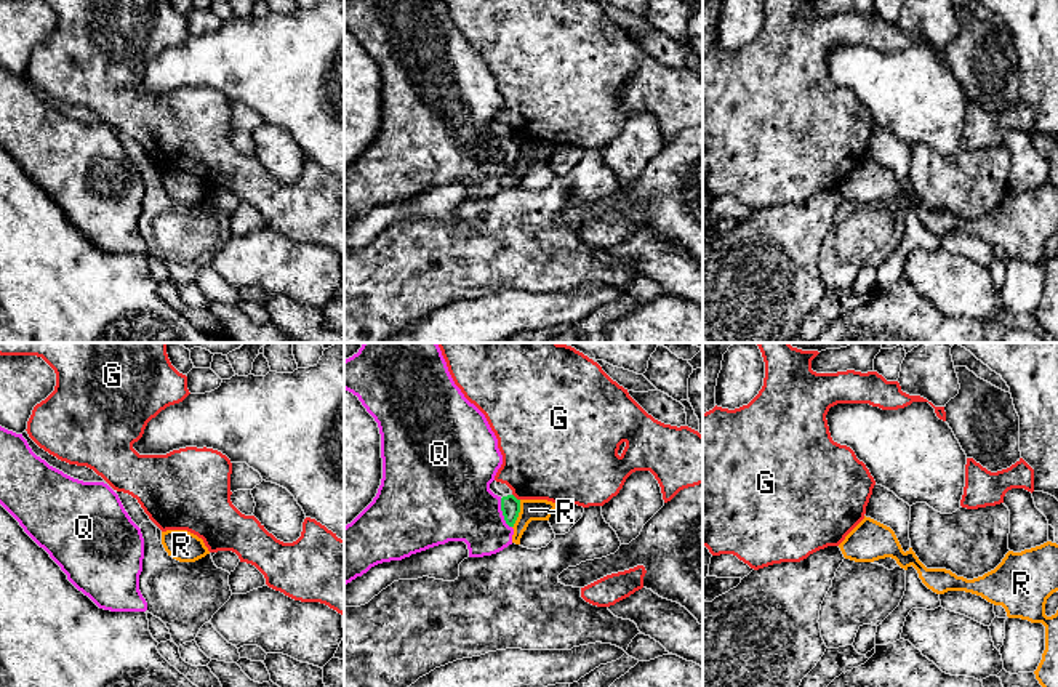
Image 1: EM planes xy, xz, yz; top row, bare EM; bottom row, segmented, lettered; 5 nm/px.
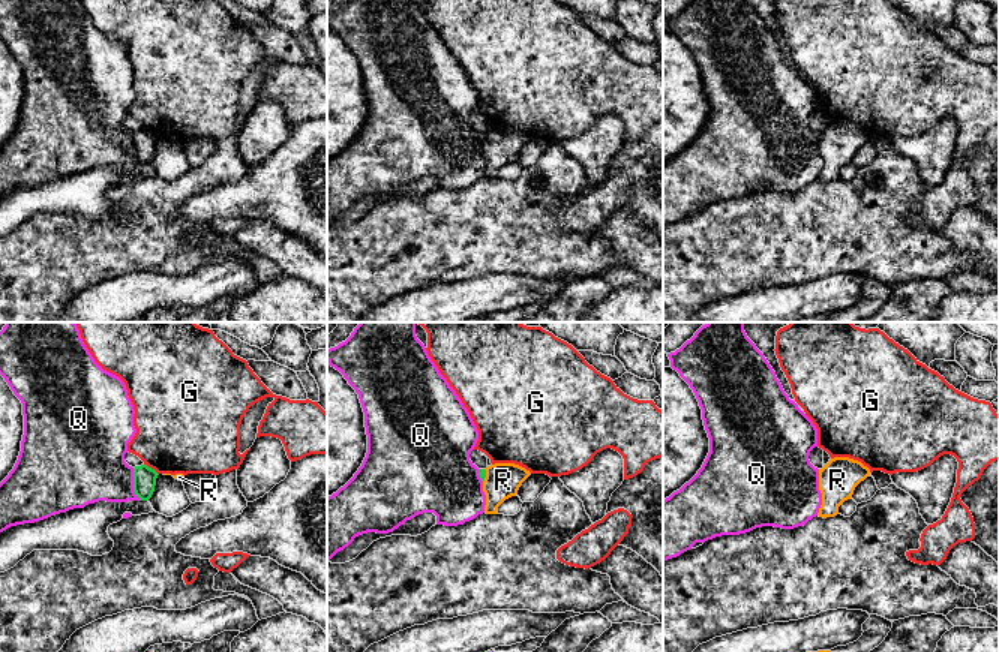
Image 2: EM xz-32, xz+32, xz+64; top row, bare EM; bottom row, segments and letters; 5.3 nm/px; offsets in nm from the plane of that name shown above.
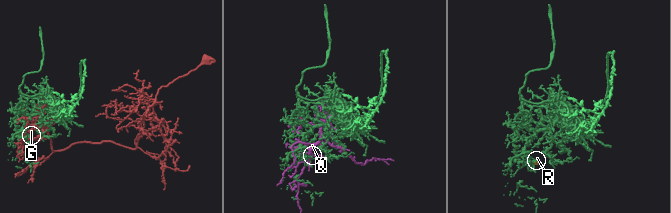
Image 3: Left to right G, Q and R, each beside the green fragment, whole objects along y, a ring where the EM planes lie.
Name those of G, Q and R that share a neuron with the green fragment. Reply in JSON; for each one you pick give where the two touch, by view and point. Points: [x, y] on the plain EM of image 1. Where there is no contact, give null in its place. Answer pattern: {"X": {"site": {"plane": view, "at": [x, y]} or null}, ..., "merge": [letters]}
{"merge": []}

